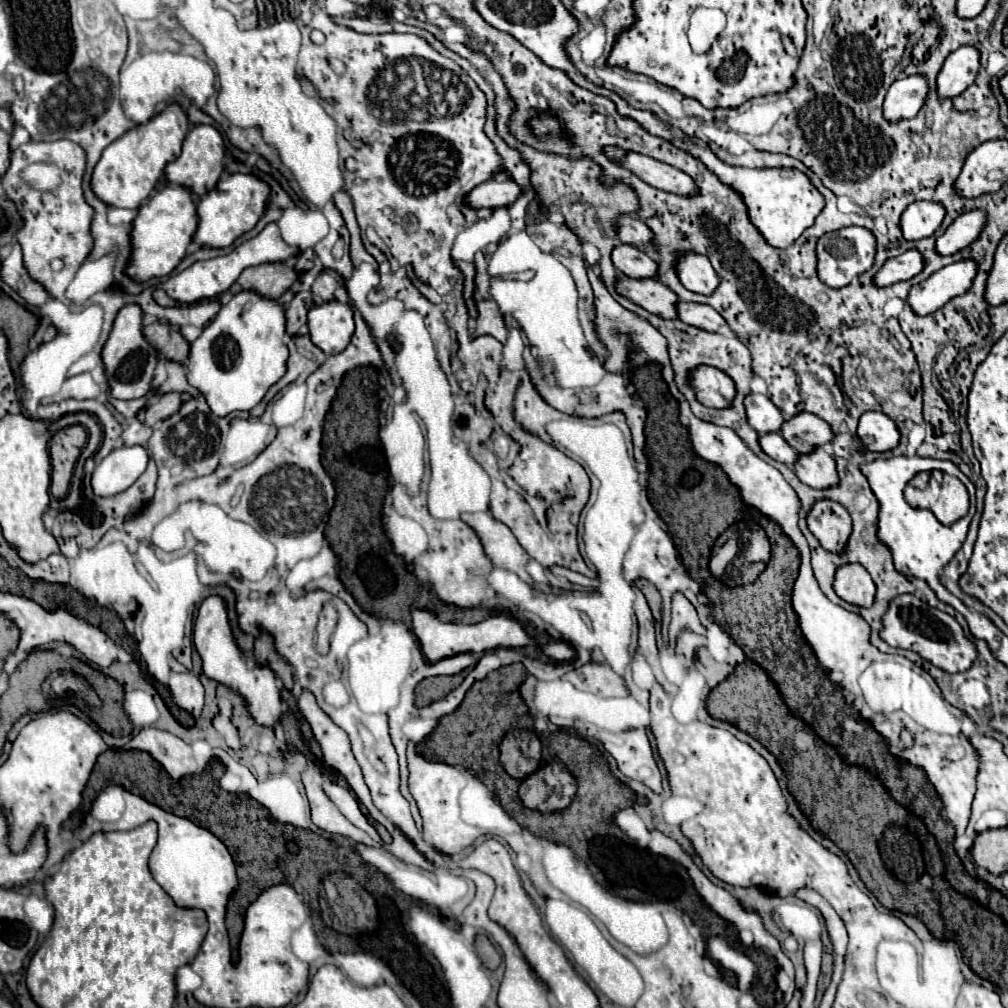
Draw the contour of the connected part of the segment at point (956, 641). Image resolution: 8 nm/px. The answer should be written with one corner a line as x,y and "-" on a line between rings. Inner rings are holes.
905,593
905,595
897,595
895,599
891,599
881,621
883,621
883,629
879,635
887,645
915,651
921,659
933,663
935,667
947,673
969,669
973,659
977,657
977,649
973,647
973,641
965,637
959,623
951,615
929,607
915,595

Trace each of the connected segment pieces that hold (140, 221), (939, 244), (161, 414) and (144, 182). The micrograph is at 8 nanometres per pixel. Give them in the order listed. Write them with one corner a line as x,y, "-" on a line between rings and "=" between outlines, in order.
165,185
139,207
137,217
133,219
133,229
129,233
131,257
125,267
125,273
137,283
169,275
185,257
187,245
191,243
195,229
197,229
197,211
191,191
177,185
=
969,211
961,217
957,217
941,237
935,241
935,251
939,255
953,255
967,245
971,245
977,235
981,233
981,227
985,227
985,213
983,211
=
165,393
161,395
153,405
145,407
143,411
143,425
151,427
155,421
161,421
161,419
167,419
171,415
175,415
181,407
181,397
179,393
=
171,105
145,125
137,125
135,129
121,135
117,143
111,143
103,151
99,163
93,169
91,189
95,197
109,207
137,209
155,189
165,165
177,159
177,155
181,153
181,143
187,135
187,129
189,121
185,111
179,105

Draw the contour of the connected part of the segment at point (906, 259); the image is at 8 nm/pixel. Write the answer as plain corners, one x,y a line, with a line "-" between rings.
911,249
911,251
905,251
903,255
899,255
899,257
887,259
885,265
875,273
873,283
877,287
889,287
893,283
907,281
907,279
915,277
917,273
921,273
921,269
923,269
921,253

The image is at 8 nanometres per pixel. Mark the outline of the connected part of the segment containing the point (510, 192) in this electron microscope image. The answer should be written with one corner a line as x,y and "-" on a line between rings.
501,175
501,177
491,177
489,181
471,189
463,201
473,209
483,209
483,207
495,209
511,205
519,197
519,193
521,193
519,185
513,183
509,177

